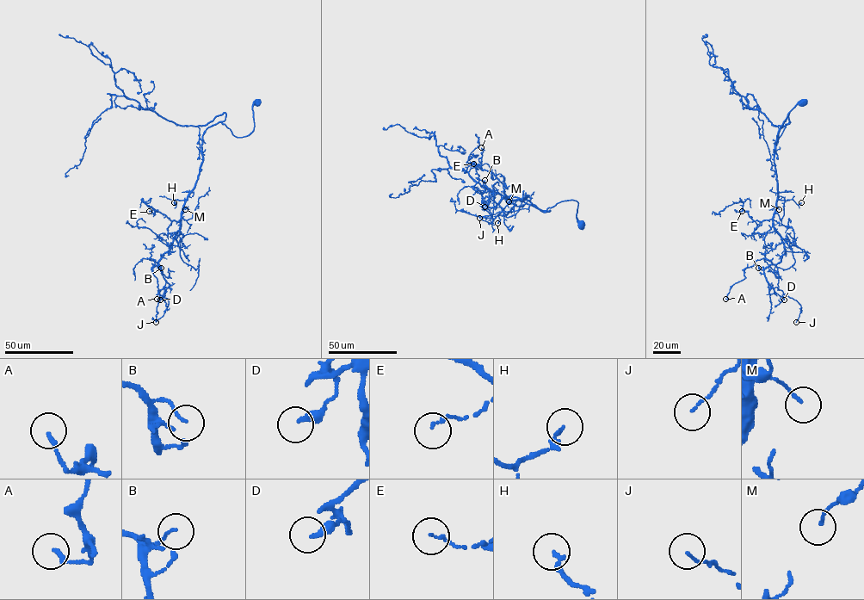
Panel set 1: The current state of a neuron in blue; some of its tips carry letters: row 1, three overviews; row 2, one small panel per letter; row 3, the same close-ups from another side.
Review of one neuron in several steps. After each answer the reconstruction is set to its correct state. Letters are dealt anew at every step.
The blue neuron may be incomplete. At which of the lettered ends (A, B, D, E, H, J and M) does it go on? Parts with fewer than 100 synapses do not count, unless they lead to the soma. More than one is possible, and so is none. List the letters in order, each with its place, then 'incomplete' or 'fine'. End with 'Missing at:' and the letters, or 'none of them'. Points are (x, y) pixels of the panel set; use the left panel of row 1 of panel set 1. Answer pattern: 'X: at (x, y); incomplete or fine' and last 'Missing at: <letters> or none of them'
A: at (157, 299); fine
B: at (161, 268); fine
D: at (160, 300); fine
E: at (149, 211); fine
H: at (174, 202); fine
J: at (156, 322); fine
M: at (185, 209); fine
Missing at: none of them

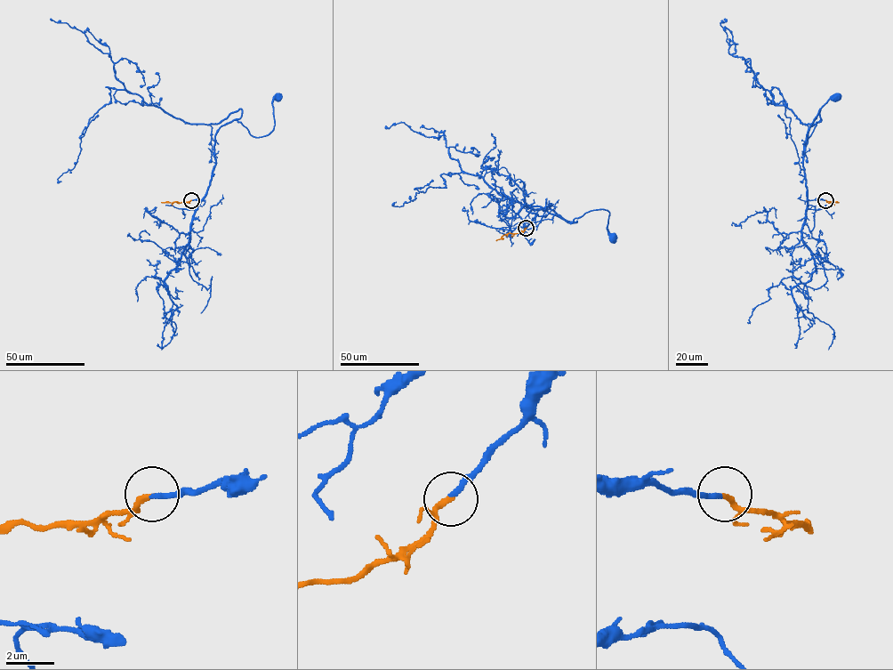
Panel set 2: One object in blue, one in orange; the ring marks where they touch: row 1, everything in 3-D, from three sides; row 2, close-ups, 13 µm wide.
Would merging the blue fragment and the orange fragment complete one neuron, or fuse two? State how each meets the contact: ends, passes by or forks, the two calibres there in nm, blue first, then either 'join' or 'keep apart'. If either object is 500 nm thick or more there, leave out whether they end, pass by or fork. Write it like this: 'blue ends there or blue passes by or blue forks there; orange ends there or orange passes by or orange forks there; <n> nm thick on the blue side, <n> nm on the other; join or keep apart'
blue ends there; orange ends there; 200 nm thick on the blue side, 240 nm on the other; join

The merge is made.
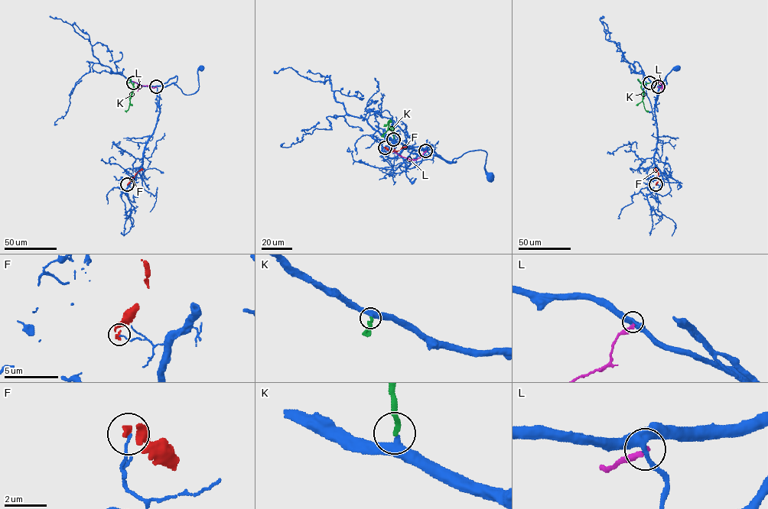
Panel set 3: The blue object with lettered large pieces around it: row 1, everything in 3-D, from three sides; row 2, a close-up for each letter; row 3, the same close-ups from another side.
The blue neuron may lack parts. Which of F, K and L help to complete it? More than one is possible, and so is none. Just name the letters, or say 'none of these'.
K

